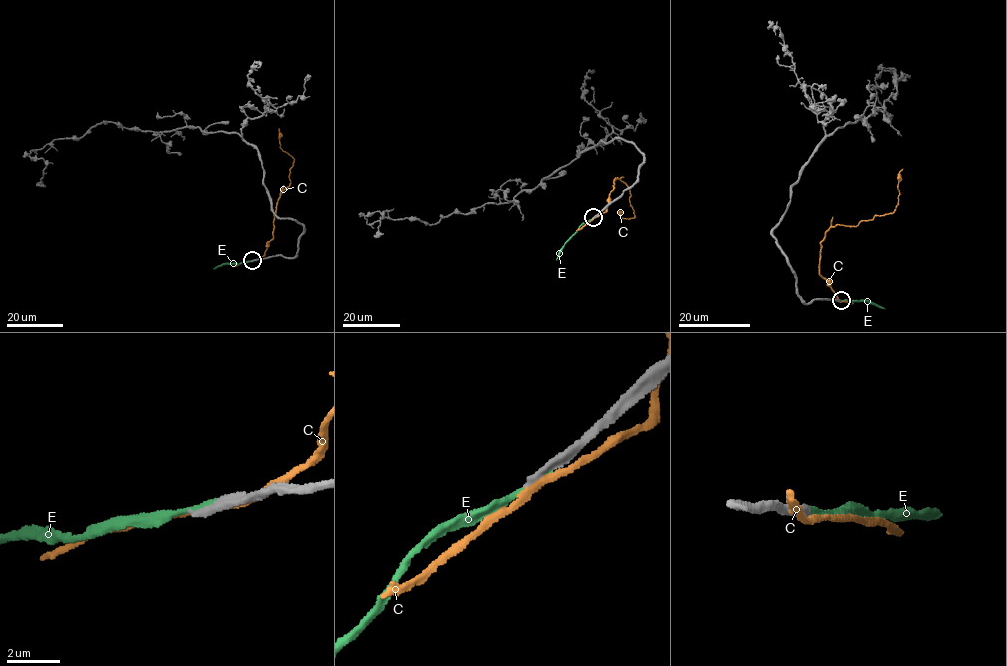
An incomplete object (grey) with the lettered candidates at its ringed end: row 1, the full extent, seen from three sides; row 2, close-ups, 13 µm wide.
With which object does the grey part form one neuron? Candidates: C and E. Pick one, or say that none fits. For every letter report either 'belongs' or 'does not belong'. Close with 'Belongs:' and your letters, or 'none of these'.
C: does not belong
E: belongs
Belongs: E

